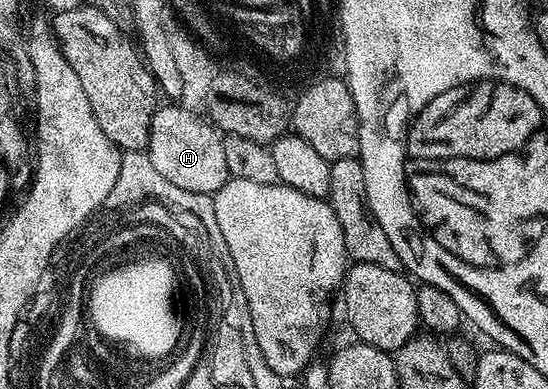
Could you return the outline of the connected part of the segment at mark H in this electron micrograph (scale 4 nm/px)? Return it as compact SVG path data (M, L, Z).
M176 104L166 105L156 109L151 121L145 152L151 157L153 168L157 168L165 180L177 184L177 188L185 188L185 192L215 195L229 177L225 168L224 135L198 113Z

